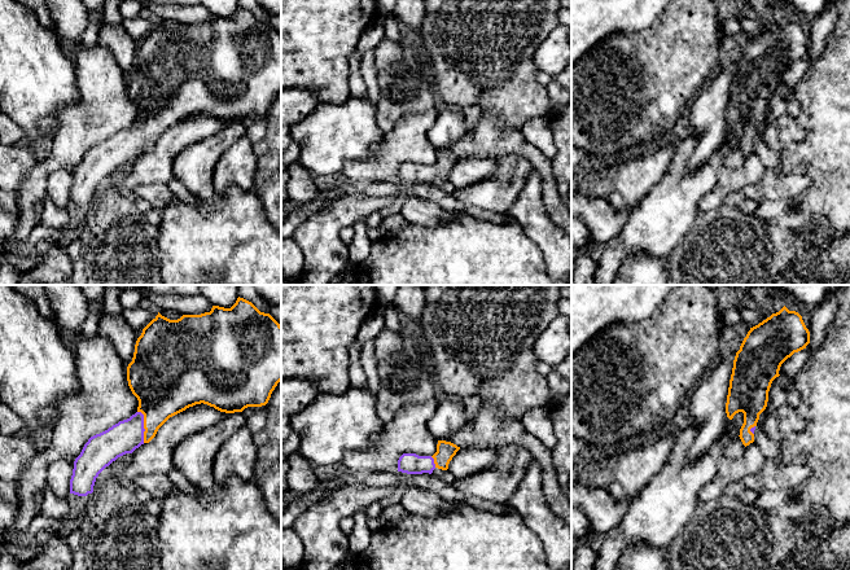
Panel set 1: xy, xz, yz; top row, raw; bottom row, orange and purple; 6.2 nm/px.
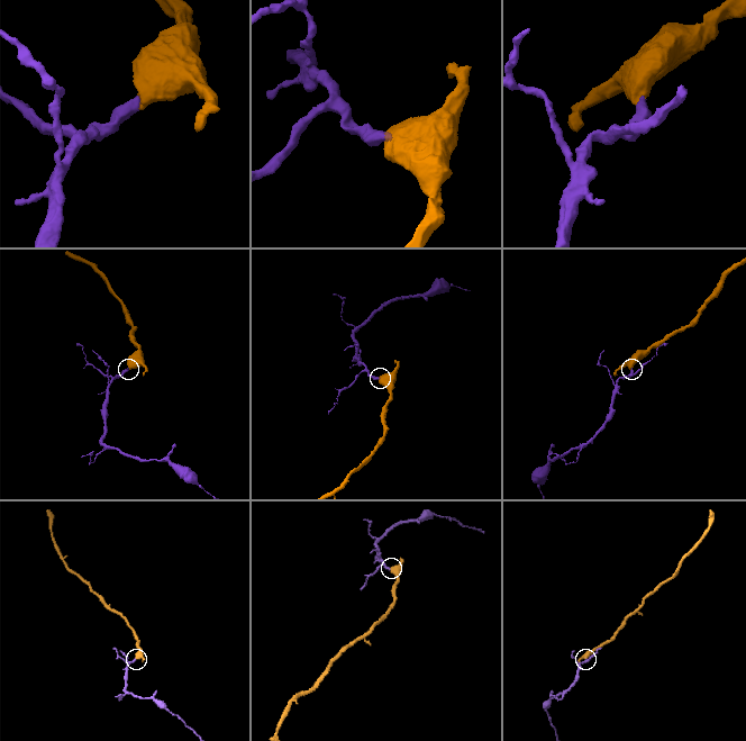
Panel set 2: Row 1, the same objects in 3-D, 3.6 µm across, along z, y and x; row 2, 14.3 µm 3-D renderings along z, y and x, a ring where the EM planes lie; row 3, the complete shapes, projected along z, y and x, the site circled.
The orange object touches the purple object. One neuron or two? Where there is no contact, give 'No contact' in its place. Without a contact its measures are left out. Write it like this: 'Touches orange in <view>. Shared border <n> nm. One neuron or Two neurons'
Touches orange in xy. Shared border 200 nm. One neuron

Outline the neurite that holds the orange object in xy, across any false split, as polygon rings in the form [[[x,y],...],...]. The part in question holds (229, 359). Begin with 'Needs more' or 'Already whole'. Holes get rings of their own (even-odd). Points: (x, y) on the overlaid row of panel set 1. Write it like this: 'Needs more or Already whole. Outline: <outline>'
Needs more. Outline: [[[240,297],[231,308],[212,306],[210,312],[183,315],[178,320],[170,320],[158,312],[136,341],[132,361],[127,367],[127,381],[139,400],[137,412],[88,439],[74,461],[70,494],[92,494],[96,478],[106,466],[149,443],[170,417],[189,407],[203,403],[220,412],[235,413],[247,407],[266,405],[281,381],[281,325],[270,314],[260,312],[251,302]]]

